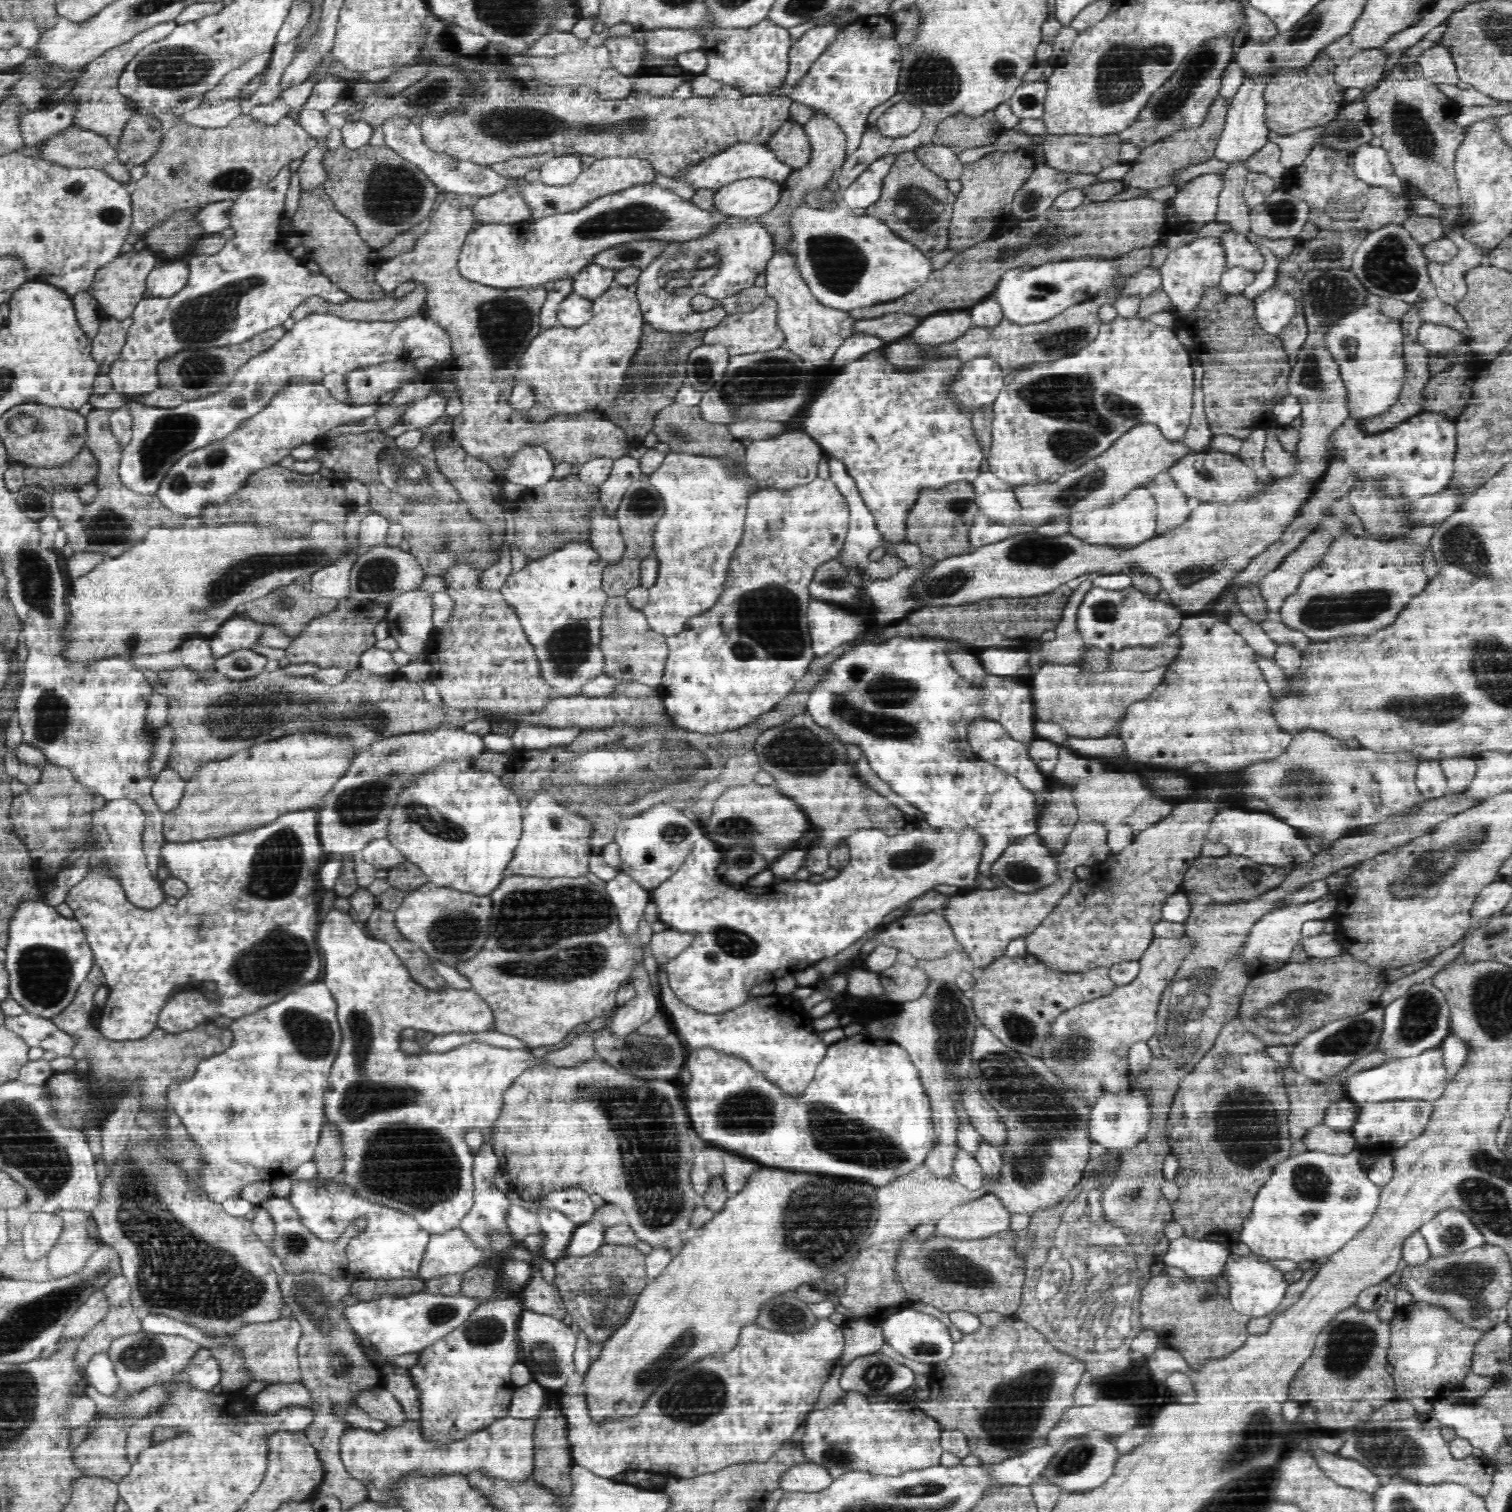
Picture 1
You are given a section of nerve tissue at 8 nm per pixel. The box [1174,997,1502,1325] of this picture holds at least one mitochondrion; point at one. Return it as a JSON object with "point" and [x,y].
{"point":[1253,1131]}

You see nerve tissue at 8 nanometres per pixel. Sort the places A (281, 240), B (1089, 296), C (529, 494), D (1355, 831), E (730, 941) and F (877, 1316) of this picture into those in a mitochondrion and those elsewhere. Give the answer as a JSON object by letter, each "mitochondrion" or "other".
{"A":"other","B":"other","C":"other","D":"other","E":"mitochondrion","F":"other"}

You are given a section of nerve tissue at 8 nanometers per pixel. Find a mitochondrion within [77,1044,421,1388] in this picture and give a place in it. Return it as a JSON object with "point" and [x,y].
{"point":[170,1275]}

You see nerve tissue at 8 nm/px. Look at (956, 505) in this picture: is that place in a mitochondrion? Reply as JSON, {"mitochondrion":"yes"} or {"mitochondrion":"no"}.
{"mitochondrion":"yes"}

